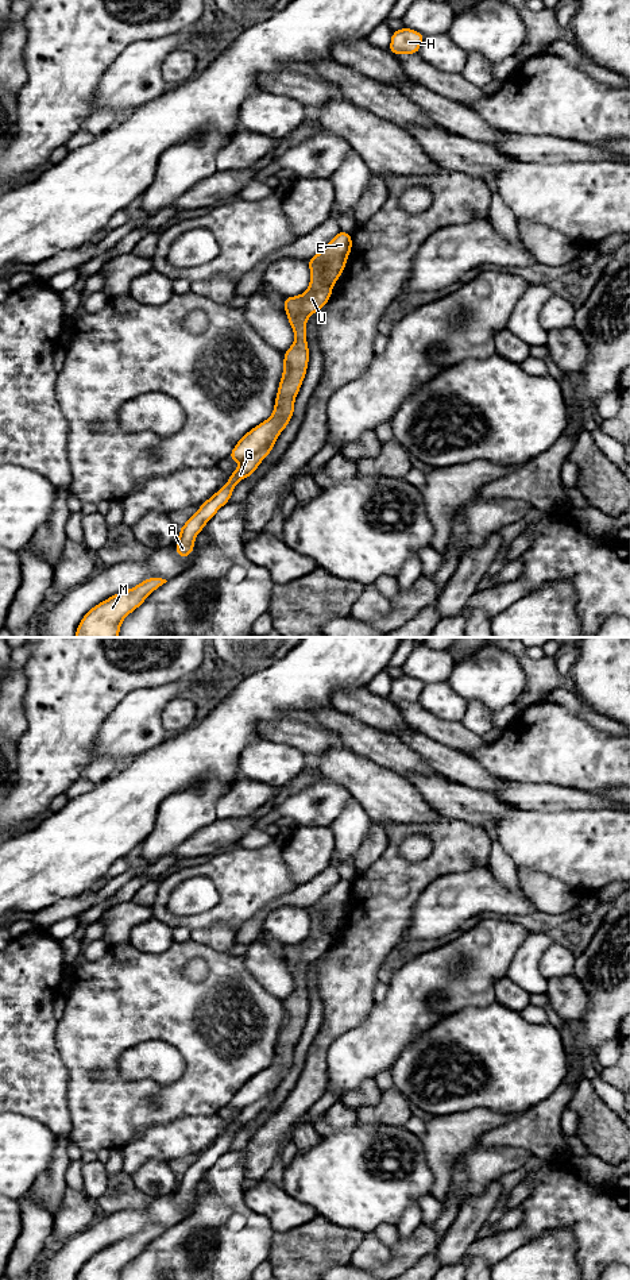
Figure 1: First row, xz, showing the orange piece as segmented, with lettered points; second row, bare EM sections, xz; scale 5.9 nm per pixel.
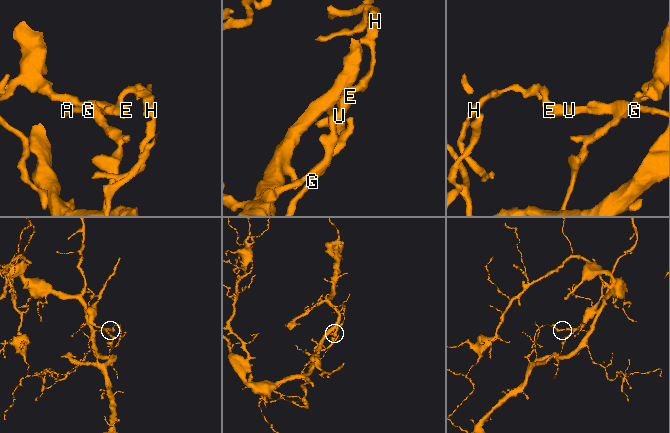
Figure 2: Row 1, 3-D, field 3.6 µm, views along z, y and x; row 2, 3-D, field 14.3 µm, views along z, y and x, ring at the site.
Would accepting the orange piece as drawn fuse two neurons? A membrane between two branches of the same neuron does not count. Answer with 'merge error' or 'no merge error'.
merge error

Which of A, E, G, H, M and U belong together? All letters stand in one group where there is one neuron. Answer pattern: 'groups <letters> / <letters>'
groups A G M U / E H

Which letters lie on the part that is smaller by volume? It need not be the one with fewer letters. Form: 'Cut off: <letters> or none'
Cut off: E, H

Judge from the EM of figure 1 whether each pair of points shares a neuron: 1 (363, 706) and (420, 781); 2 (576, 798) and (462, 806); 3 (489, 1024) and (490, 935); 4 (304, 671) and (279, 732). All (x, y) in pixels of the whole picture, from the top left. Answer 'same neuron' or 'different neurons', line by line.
1: same neuron
2: same neuron
3: different neurons
4: different neurons

